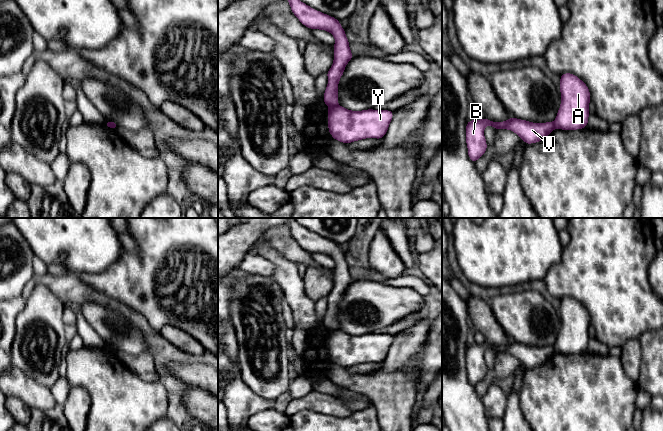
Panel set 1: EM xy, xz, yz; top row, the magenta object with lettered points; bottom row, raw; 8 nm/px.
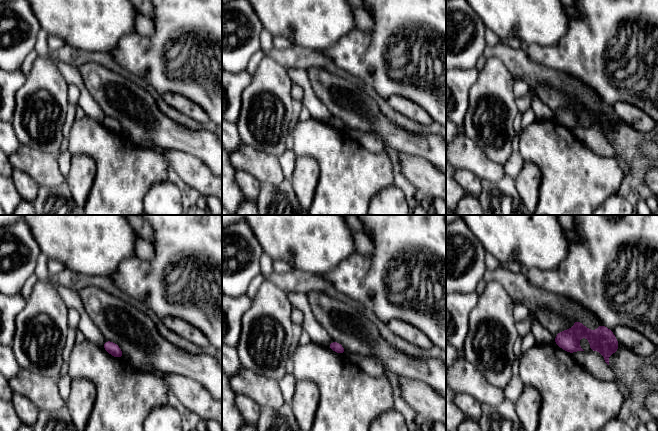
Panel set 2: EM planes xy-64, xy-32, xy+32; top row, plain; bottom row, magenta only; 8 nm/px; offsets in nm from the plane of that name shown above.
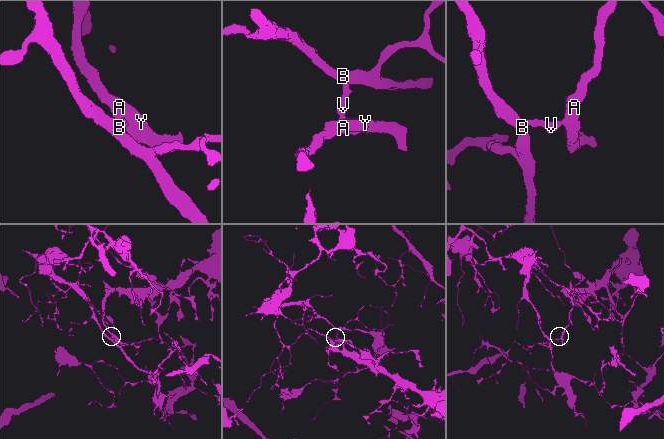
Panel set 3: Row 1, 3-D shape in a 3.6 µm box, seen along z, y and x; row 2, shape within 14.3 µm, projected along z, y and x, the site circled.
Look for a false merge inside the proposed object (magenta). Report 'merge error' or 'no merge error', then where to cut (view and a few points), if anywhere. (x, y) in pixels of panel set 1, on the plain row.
merge error | xz (337, 328), (330, 331)

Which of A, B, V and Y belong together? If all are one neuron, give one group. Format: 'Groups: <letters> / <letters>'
Groups: A Y / B V

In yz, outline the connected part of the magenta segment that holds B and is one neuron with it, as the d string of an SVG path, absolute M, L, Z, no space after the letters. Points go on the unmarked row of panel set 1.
M510 341L503 346L494 346L488 342L481 344L474 343L466 348L466 368L468 381L475 387L487 374L487 367L484 360L484 352L491 349L495 354L508 353L516 357L526 369L540 366L545 363L554 353L553 346L533 347L530 345Z

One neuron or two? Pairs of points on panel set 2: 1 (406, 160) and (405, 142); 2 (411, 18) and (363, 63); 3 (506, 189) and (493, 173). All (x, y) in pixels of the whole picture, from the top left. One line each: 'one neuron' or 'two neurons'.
1: two neurons
2: one neuron
3: two neurons

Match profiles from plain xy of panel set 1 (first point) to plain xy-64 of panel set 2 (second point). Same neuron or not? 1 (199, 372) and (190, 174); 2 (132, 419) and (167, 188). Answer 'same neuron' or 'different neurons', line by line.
1: different neurons
2: different neurons

